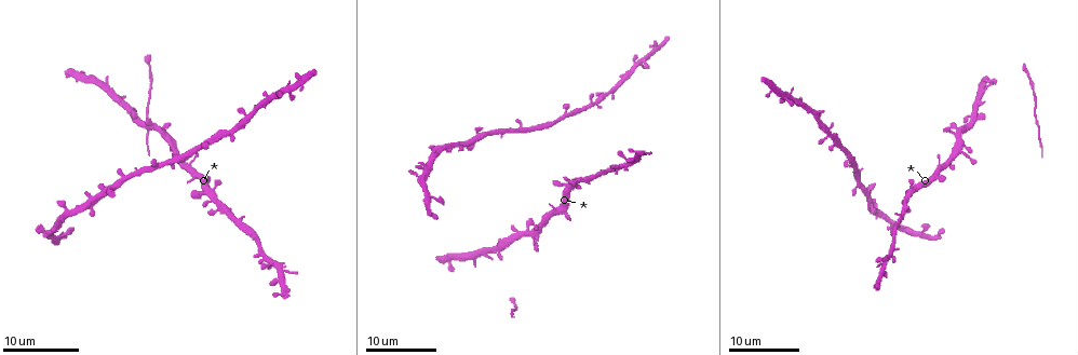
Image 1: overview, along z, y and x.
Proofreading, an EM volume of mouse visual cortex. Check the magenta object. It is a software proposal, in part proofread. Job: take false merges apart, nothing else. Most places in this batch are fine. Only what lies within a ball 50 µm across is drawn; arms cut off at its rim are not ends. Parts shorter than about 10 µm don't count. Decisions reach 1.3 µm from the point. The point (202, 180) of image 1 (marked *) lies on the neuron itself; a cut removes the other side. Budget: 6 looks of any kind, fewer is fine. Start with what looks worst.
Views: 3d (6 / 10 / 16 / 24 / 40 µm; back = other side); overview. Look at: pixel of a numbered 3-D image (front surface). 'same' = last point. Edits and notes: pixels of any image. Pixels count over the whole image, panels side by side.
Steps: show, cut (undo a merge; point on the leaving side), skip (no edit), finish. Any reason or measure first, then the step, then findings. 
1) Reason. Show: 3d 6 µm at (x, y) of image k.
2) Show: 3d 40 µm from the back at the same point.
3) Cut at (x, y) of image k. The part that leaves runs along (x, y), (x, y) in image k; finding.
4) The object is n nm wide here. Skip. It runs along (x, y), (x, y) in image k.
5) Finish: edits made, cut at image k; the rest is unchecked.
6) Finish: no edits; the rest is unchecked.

Show: 3d 16 µm at (565, 183) of image 1.

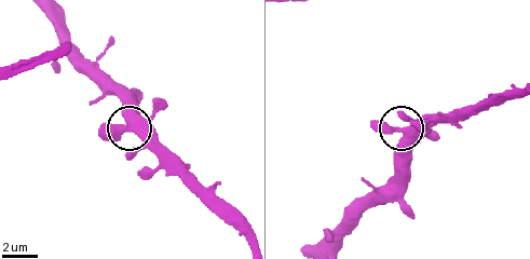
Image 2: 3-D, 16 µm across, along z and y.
Show: 3d 6 µm at (401, 129) of image 2.

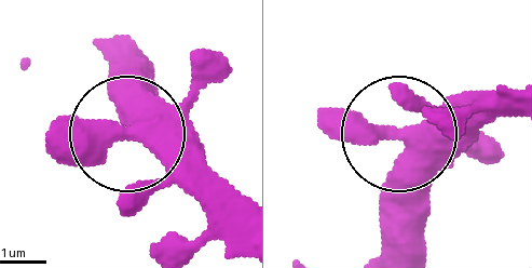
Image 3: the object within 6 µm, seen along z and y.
Show: 3d 6 µm from the back at (134, 133) of image 3.

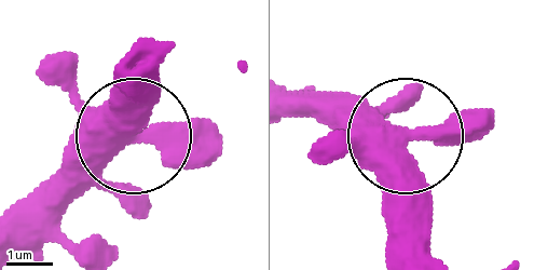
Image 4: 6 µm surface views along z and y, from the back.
The object is 490 nm wide here. Skip. Continuous, no second neuron.

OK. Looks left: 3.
Calibre changes. Show: 3d 16 µm at (475, 259) of image 1.

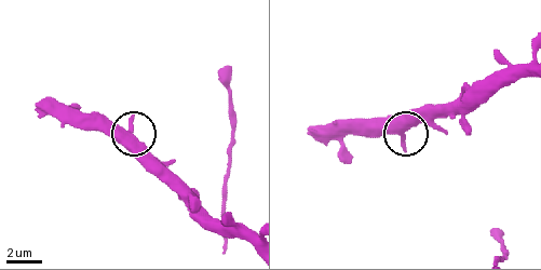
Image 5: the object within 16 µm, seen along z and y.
Show: 3d 10 µm at (131, 133) of image 5.

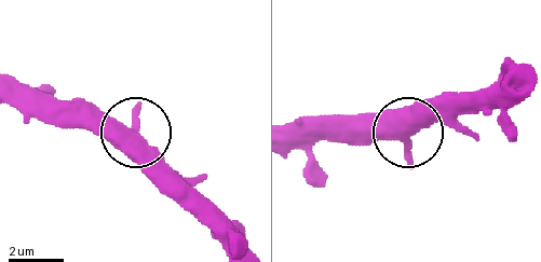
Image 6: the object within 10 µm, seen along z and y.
Skip. It runs along (253, 249), (140, 138), (80, 99) in image 6; continuous, no second neuron.

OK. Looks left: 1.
Finish: no edits; the rest is unchecked.

